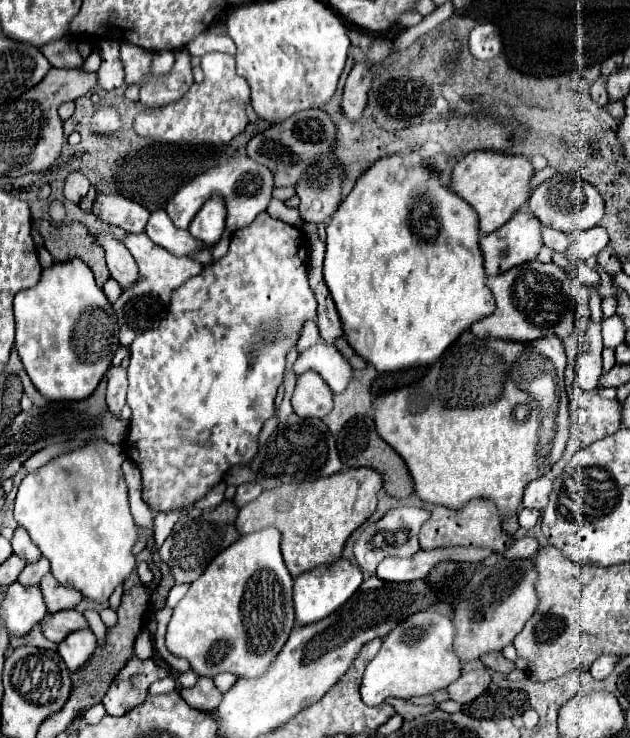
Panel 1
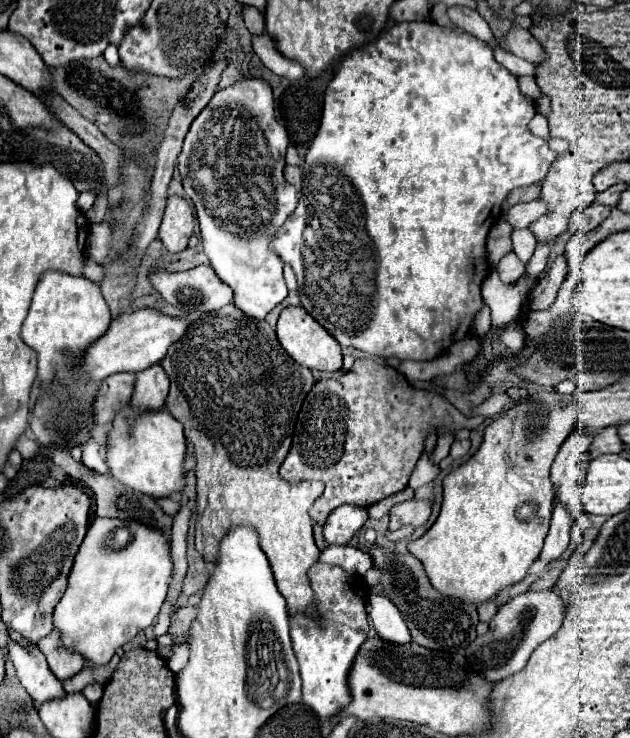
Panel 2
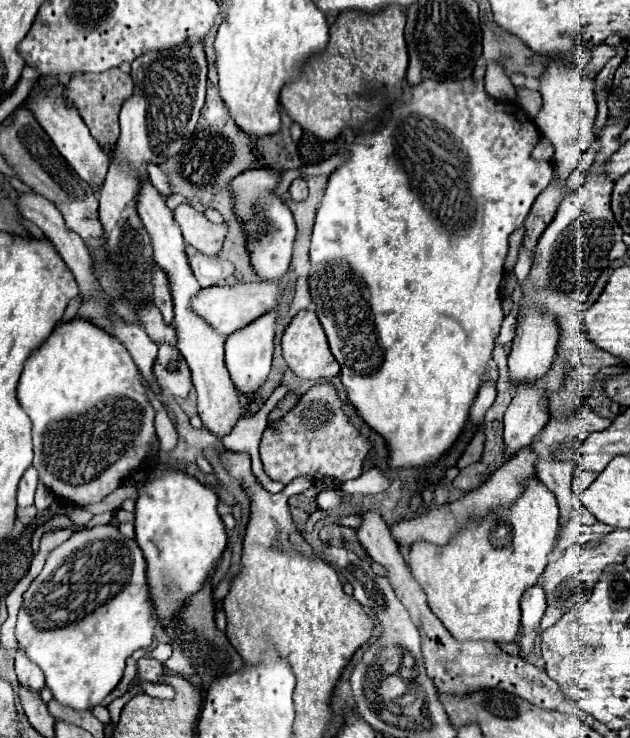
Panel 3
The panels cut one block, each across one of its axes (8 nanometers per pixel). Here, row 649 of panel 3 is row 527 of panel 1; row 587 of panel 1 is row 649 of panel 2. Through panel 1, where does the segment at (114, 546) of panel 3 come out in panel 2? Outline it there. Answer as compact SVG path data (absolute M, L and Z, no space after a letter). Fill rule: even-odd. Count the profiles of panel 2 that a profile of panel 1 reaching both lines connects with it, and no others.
M96 518L90 524L84 542L78 548L78 554L74 556L74 564L68 574L68 588L58 606L54 608L54 628L60 632L60 642L64 644L64 648L78 652L84 660L90 660L94 664L108 664L118 648L122 648L138 632L142 632L154 622L166 600L170 578L172 578L170 548L162 532L142 524L130 524L124 520ZM118 528L128 528L132 534L132 542L122 550L112 550L106 546L106 540L112 538L112 534Z

